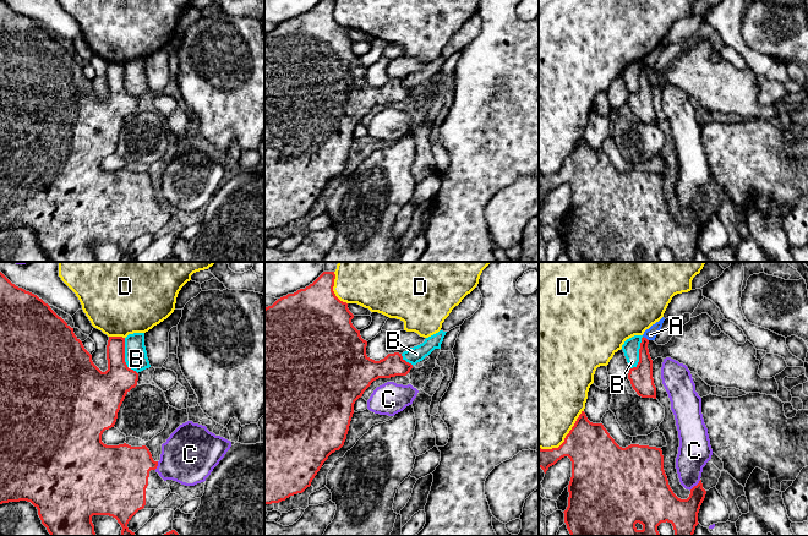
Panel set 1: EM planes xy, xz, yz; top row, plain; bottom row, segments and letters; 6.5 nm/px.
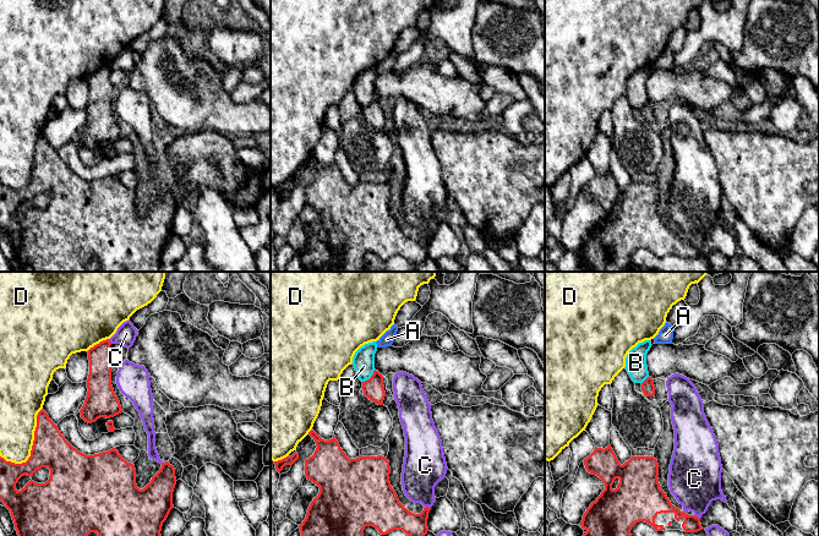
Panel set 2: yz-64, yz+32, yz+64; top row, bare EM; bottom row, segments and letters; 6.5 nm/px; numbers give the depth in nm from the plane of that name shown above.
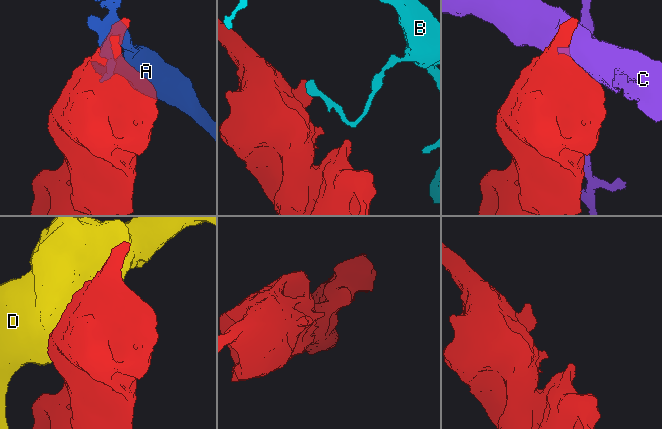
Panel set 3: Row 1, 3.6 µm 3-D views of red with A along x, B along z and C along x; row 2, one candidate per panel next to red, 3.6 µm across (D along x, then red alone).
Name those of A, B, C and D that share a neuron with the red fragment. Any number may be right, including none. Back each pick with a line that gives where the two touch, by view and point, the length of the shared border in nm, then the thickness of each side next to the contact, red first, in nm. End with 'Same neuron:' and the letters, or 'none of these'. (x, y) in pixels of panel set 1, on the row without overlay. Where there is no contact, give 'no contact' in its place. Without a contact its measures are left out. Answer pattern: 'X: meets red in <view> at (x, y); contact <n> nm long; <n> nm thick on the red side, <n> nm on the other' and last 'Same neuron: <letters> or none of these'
Same neuron: none of these

